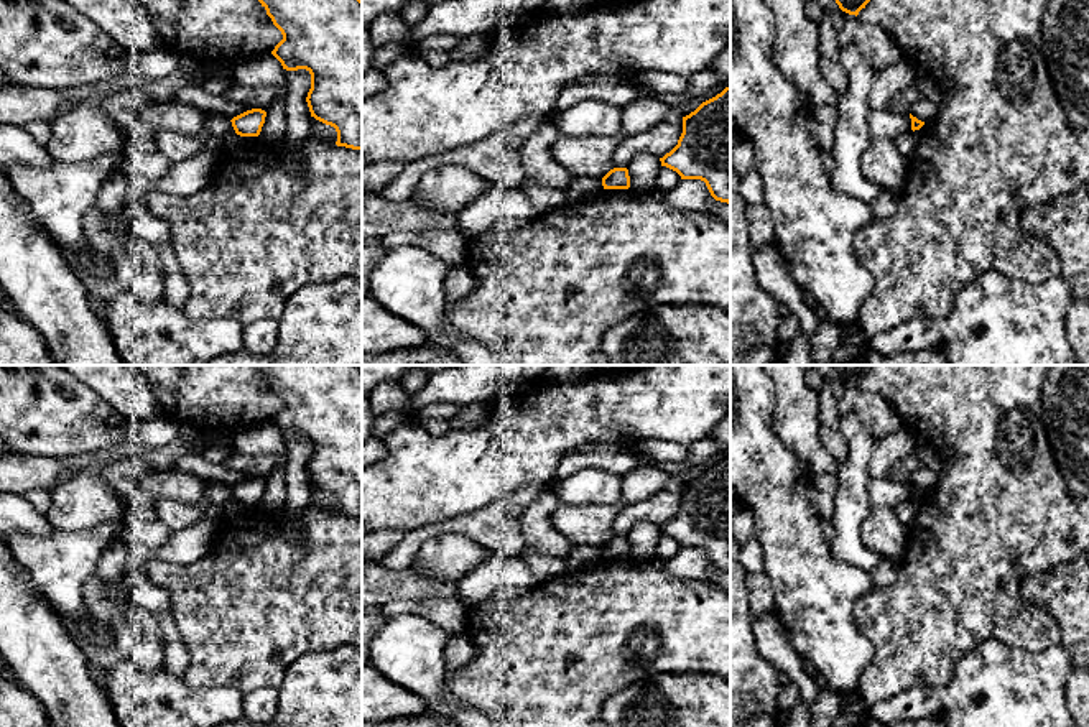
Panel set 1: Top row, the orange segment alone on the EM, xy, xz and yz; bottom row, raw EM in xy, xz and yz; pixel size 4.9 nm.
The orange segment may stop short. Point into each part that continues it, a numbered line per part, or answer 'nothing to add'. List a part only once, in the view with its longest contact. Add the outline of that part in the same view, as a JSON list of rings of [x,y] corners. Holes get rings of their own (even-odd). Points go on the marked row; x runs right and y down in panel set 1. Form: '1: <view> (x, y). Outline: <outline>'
nothing to add

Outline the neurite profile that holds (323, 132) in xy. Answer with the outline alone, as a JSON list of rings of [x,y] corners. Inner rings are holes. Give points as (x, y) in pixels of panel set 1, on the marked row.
[[[314,117],[311,122],[311,137],[316,137],[317,140],[326,141],[329,145],[336,145],[337,141],[336,128],[316,120]]]

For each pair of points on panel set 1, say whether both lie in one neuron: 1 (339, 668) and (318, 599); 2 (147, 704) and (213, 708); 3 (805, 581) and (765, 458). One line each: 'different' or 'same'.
1: different
2: same
3: same

